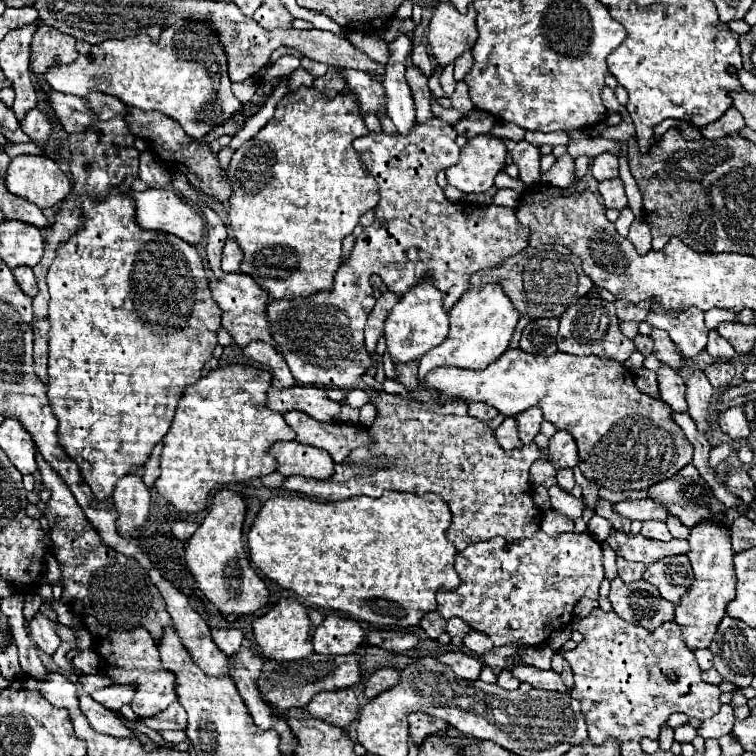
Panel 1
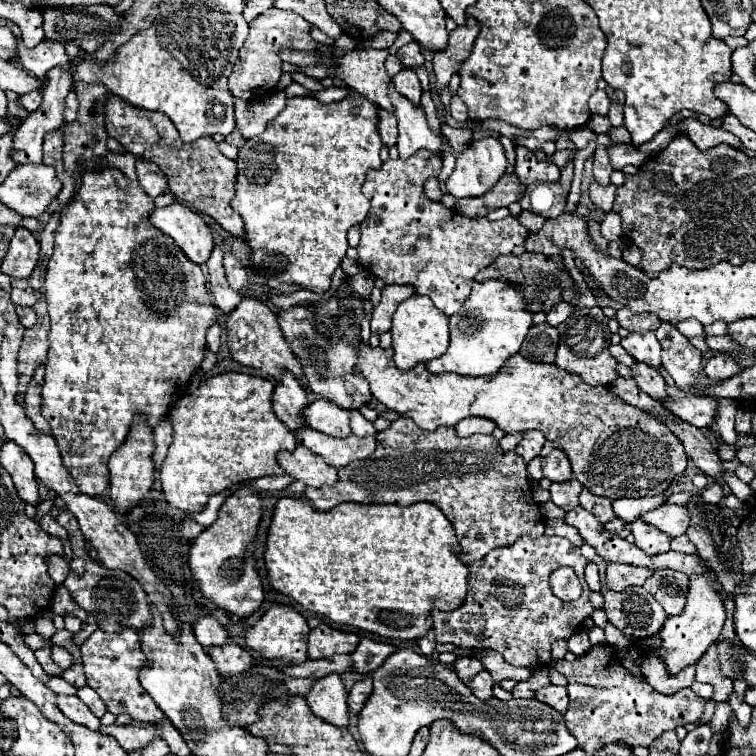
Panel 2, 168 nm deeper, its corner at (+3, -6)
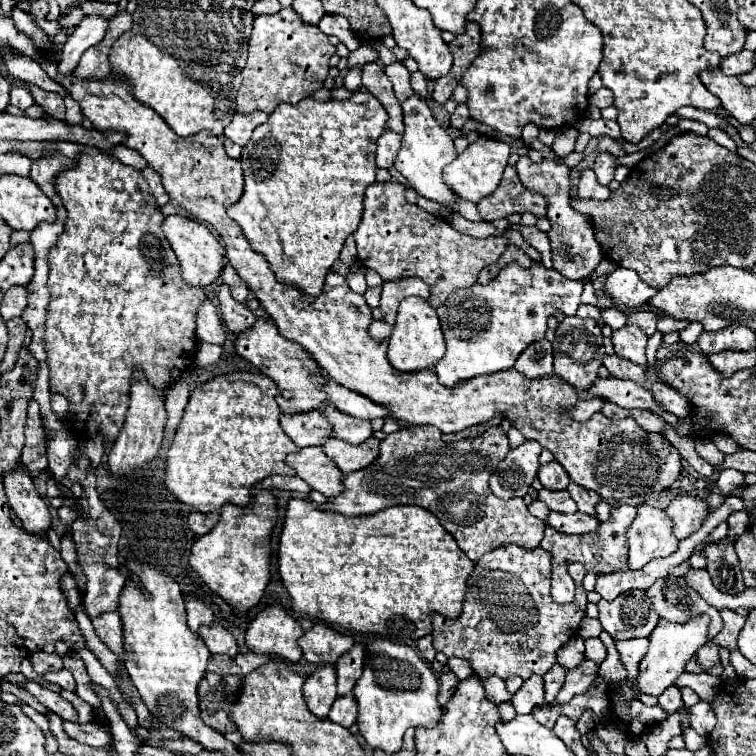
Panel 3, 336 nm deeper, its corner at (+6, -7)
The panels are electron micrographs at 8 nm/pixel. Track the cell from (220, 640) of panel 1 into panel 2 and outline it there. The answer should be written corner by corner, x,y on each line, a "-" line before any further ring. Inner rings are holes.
202,617
198,619
194,625
194,635
198,639
198,643
208,651
212,645
220,645
228,639
226,629
220,625
218,619
214,617

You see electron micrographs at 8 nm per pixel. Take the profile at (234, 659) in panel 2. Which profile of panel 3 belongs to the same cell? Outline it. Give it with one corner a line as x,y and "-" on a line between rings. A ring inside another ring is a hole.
211,624
211,628
203,628
203,632
199,632
199,636
203,638
203,642
211,654
227,654
231,658
235,658
239,654
235,638
231,636
229,630
225,630
219,624

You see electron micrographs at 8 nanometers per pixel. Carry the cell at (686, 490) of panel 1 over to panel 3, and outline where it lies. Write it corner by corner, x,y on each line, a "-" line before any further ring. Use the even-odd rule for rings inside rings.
723,538
713,544
705,544
703,554
707,558
707,572
711,574
711,580
715,580
715,586
719,590
741,592
745,588
739,560
733,542
729,538

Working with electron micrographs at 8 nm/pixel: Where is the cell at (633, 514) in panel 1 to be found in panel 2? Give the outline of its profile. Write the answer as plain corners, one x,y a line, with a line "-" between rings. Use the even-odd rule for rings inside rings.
664,503
664,505
644,513
642,519
646,523
652,523
654,527
658,527
660,531
668,533
670,537
684,535
690,525
690,515
688,515
686,507
682,507
682,505
666,505

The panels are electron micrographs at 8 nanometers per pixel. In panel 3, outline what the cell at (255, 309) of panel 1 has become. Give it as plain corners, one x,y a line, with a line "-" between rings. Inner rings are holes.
257,318
257,322
251,328
247,328
245,332
239,332
237,338
235,338
235,352
241,358
245,358
247,362
251,362
255,368
259,368
261,372
267,370
267,376
271,376
277,382
279,390
293,392
293,398
287,398
285,406
281,406
283,412
315,410
325,402
325,396
319,390
319,384
321,384
321,378
323,378
321,368
297,342
291,342
291,340
283,338
273,322
-
311,374
317,374
319,380
311,380

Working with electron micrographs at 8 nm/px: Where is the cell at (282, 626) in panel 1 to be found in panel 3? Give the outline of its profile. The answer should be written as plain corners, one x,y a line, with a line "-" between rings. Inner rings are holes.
267,606
249,624
245,642
249,650
257,654
277,654
289,662
301,660
299,638
303,634
301,624
291,618
283,606

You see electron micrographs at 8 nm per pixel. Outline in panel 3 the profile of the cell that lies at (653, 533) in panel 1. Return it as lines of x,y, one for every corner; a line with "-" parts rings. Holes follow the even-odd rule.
649,504
637,506
637,518
627,532
629,546
629,568
637,570
653,558
671,556
679,540
671,532
671,520
667,520
665,510
653,508

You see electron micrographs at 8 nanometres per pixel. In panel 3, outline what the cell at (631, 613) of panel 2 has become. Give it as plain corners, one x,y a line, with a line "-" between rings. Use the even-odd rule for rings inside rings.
631,590
619,594
615,600
599,600
599,622
615,638
649,636
659,624
657,612
651,608
645,590

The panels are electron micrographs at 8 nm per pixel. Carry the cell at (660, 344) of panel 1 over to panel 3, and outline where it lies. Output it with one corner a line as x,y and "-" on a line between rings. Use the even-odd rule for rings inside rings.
623,326
621,330
613,332
611,336
615,354
621,358
627,358
639,366
647,364
645,348
647,348
647,334
641,332
641,328
635,326

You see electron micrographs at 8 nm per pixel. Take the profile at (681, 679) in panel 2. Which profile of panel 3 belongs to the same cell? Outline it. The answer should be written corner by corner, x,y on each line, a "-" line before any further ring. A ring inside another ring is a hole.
671,686
667,688
661,696
659,696
659,704
663,708
667,708
667,712
677,712
681,708
681,688
679,686

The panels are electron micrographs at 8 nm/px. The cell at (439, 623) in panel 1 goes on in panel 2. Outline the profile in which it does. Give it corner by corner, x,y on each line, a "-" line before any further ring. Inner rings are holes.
428,631
428,635
424,635
420,641
418,641
418,647
420,647
420,651
424,653
424,655
432,655
434,653
434,647
436,647
436,641
434,641
434,633
432,631

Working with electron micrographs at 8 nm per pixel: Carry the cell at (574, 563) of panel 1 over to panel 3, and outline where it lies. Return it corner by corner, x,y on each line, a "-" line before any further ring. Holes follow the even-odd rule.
507,544
483,554
469,574
459,618
433,614
431,634
435,650
447,658
467,658
479,678
491,674
503,680
509,676
521,676
523,680
533,674
543,676
557,662
557,650
577,634
587,606
587,592
583,590
587,570
581,562
567,564
577,584
575,600
563,606
551,600
551,558
551,552
543,548
527,550
517,544

